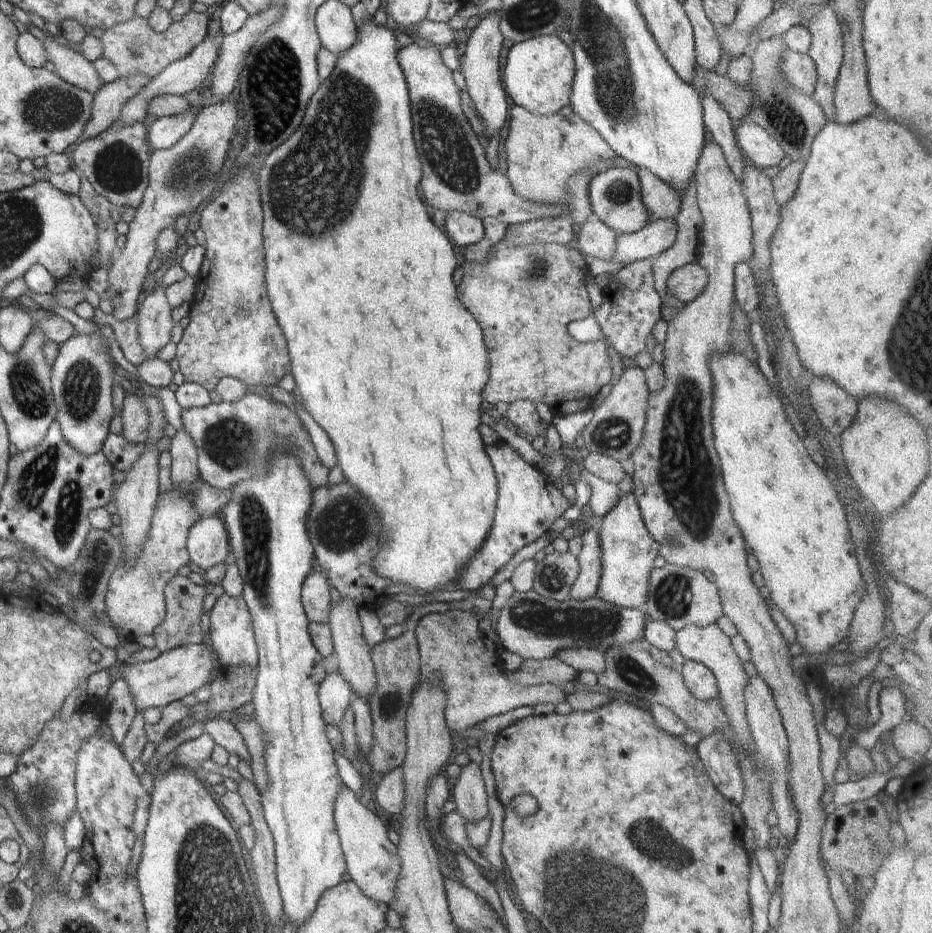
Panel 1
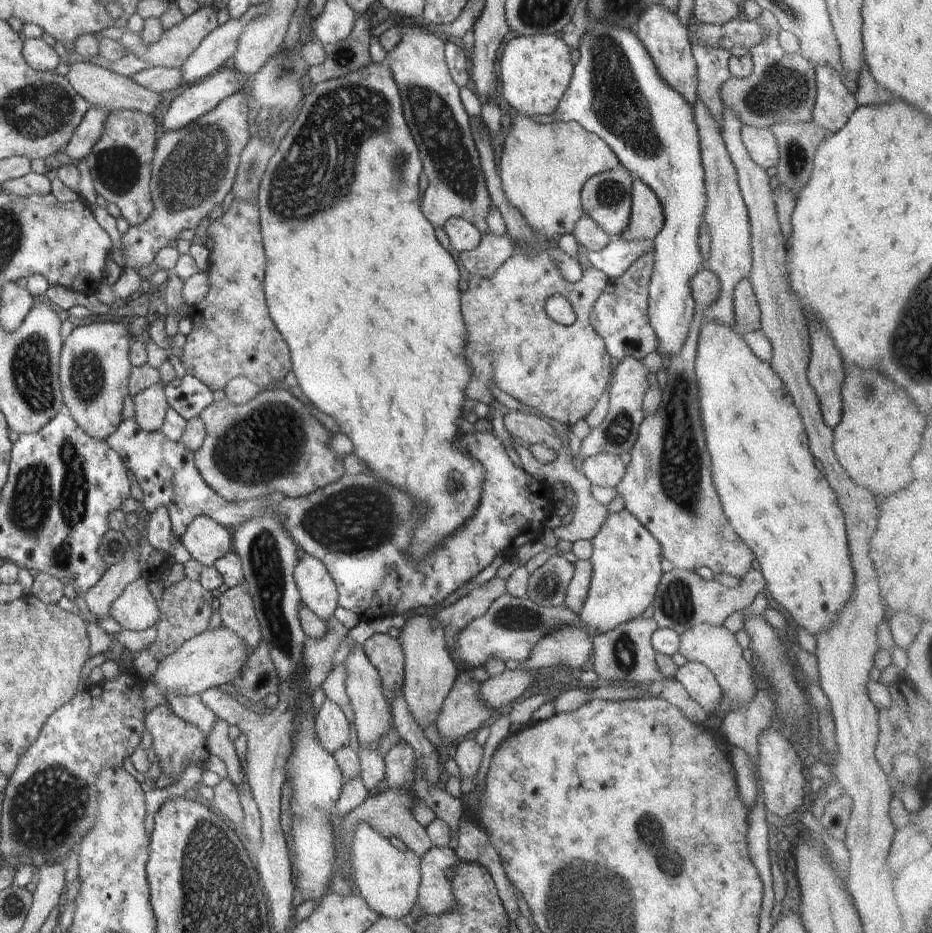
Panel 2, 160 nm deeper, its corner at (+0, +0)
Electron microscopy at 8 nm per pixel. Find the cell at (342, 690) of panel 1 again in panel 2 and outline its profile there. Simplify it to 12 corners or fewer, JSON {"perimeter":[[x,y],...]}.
{"perimeter":[[326,698],[315,718],[322,748],[350,744],[345,712]]}

